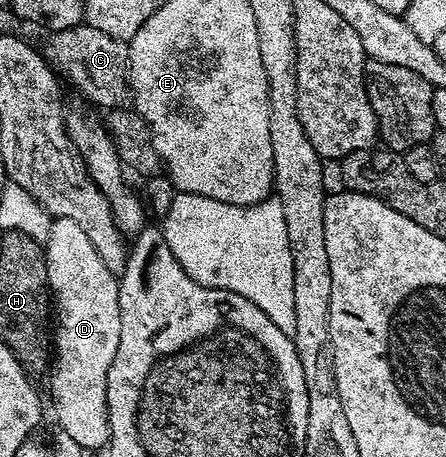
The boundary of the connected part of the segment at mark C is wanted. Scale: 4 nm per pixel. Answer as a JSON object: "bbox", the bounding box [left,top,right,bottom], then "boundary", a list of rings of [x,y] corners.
{"bbox":[43,23,129,111],"boundary":[[[80,23],[73,28],[54,30],[43,47],[48,64],[58,74],[79,89],[83,97],[88,97],[95,105],[100,105],[103,111],[110,111],[126,106],[129,101],[128,86],[128,44],[102,33],[86,23]]]}

